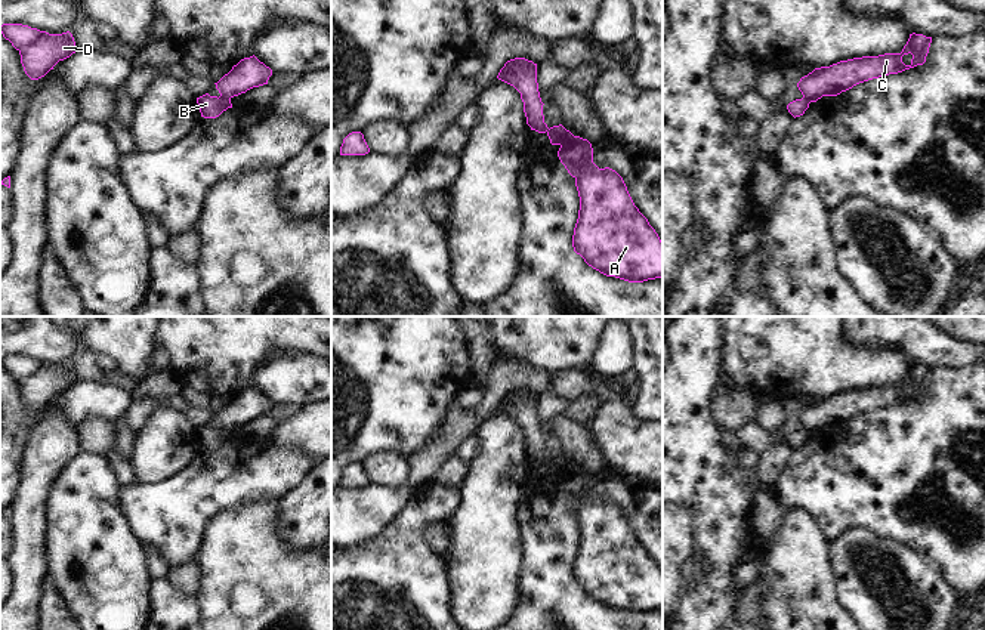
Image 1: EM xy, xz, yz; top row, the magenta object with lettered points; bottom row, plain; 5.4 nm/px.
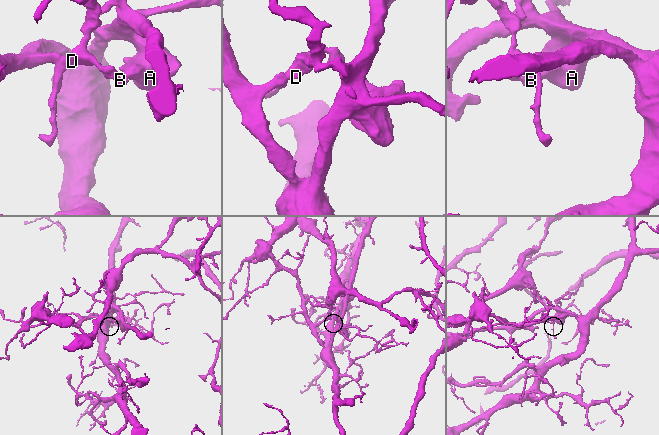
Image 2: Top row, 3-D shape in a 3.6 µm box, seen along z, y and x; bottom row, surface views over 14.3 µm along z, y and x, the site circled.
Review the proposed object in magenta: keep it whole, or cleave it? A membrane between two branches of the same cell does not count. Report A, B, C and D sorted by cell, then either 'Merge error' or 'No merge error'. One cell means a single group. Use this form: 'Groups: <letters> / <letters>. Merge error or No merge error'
Groups: A C / B D. Merge error.

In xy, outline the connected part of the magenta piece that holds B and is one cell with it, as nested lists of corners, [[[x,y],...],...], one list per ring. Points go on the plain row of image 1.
[[[209,424],[197,429],[197,435],[204,450],[216,450],[228,439],[232,439],[231,430],[222,427],[210,427]]]

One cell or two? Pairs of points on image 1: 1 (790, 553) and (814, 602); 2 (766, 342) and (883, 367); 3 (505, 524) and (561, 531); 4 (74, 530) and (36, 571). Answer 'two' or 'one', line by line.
1: one
2: one
3: two
4: two

